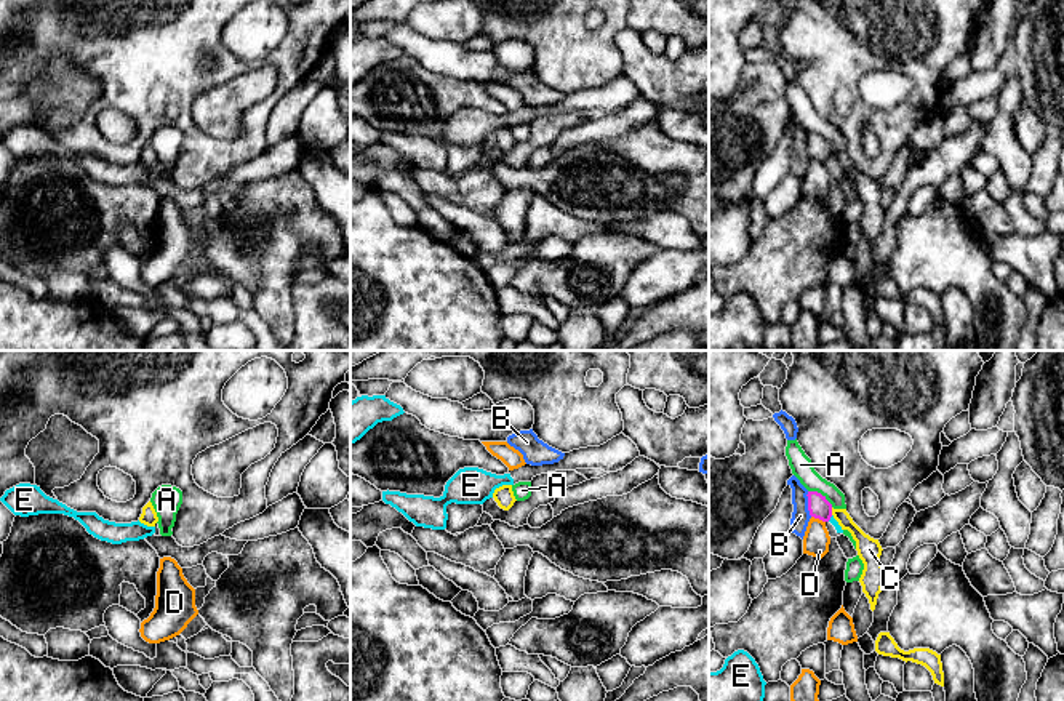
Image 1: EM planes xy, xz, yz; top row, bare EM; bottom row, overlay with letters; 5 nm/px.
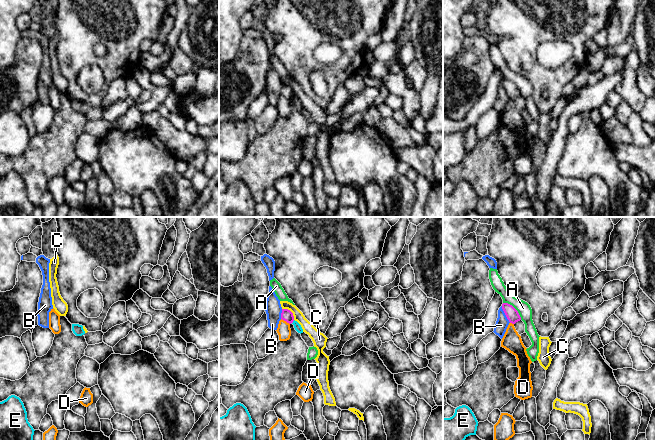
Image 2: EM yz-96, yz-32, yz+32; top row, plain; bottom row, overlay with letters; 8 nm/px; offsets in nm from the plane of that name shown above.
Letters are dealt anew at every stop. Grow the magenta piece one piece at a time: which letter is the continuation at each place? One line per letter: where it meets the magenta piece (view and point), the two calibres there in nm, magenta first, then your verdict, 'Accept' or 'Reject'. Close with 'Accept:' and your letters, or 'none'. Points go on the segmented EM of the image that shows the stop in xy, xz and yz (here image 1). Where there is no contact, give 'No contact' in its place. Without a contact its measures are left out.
A: Touches magenta at yz (821, 495). Thickness 110 nm (magenta) against 110 nm. Reject
B: Touches magenta at yz (808, 504). Thickness 110 nm (magenta) against 90 nm. Reject
C: Touches magenta at yz (831, 511). Thickness 110 nm (magenta) against 110 nm. Reject
D: Touches magenta at yz (818, 517). Thickness 110 nm (magenta) against 140 nm. Reject
E: Touches magenta at yz (829, 519). Thickness 110 nm (magenta) against 40 nm. Reject
Accept: none

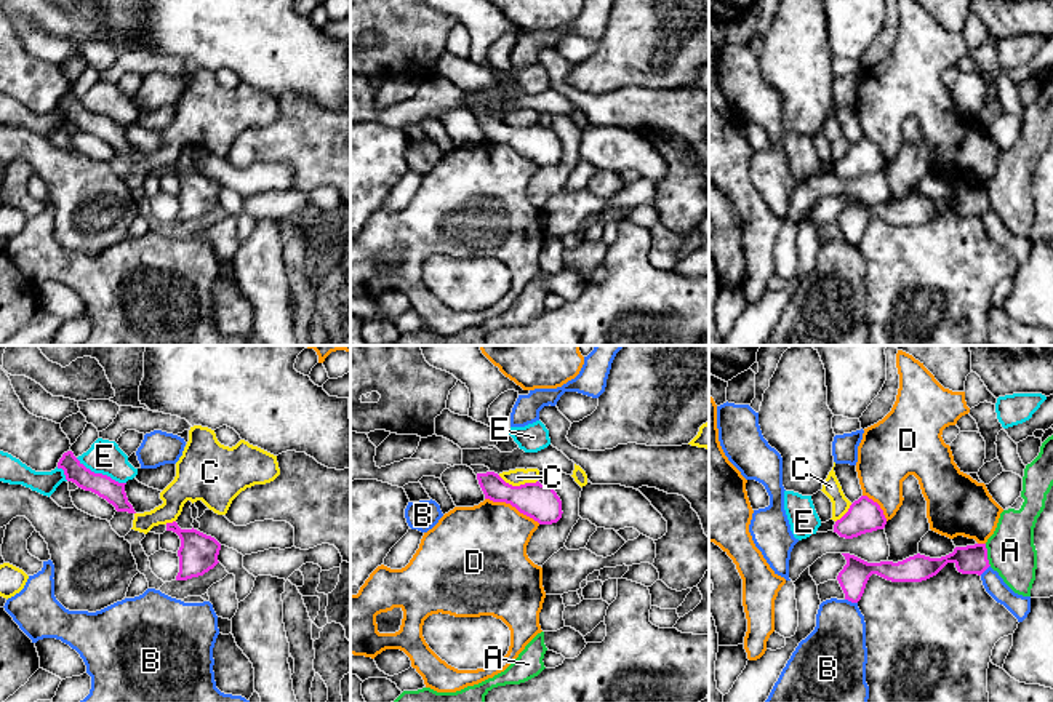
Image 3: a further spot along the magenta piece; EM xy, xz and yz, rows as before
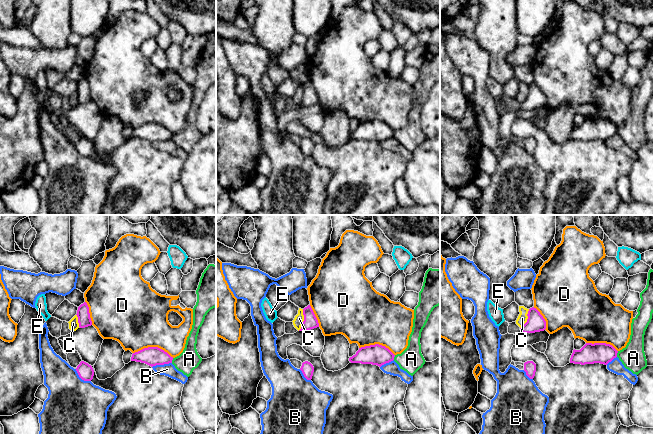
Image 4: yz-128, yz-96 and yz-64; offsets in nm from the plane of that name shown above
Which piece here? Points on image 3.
A: Touches magenta at yz (986, 555). Thickness 140 nm (magenta) against 240 nm. Reject
B: Touches magenta at yz (852, 602). Thickness 140 nm (magenta) against 300 nm. Reject
C: Touches magenta at xz (517, 486). Thickness 180 nm (magenta) against 90 nm. Reject
D: Touches magenta at xz (512, 506). Thickness 180 nm (magenta) against 420 nm. Reject
E: Touches magenta at xy (101, 474). Thickness 110 nm (magenta) against 170 nm. Reject
Accept: none

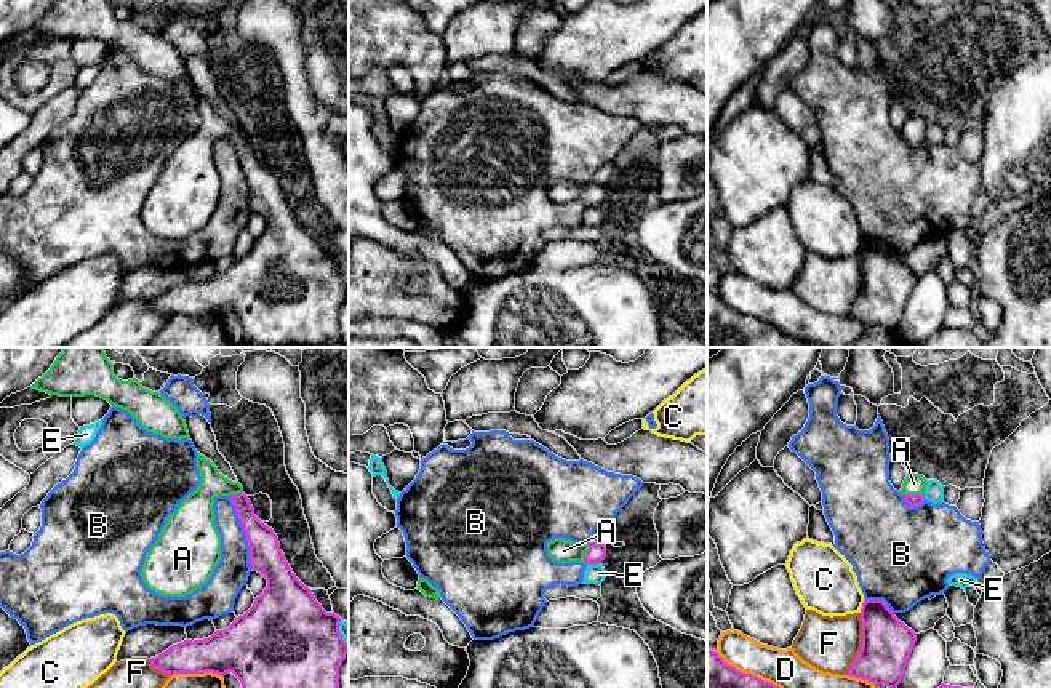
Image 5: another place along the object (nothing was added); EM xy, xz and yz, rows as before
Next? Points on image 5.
A: Touches magenta at yz (914, 495). Thickness 60 nm (magenta) against 110 nm. Accept
B: Touches magenta at xy (245, 533). Thickness 160 nm (magenta) against 170 nm. Reject
C: Touches magenta at yz (863, 607). Thickness 260 nm (magenta) against 300 nm. Reject
D: Touches magenta at yz (747, 674). Thickness 180 nm (magenta) against 190 nm. Reject
E: Touches magenta at xz (594, 564). Thickness 90 nm (magenta) against 100 nm. Reject
F: Touches magenta at yz (863, 644). Thickness 260 nm (magenta) against 280 nm. Reject
Accept: A

